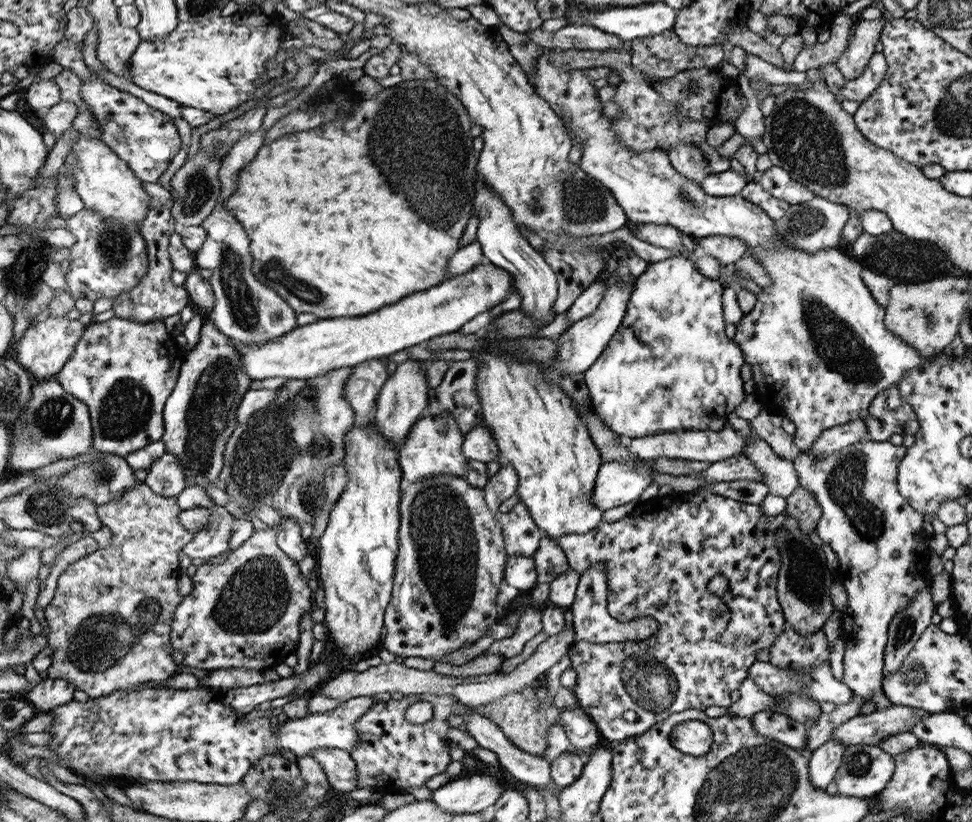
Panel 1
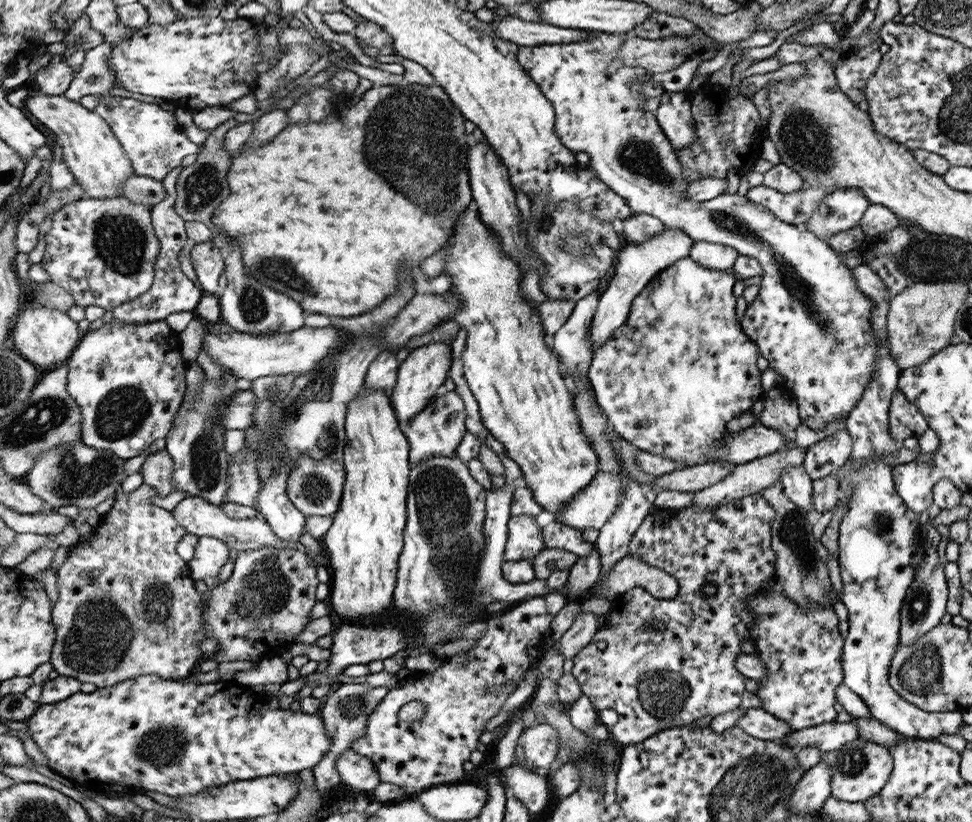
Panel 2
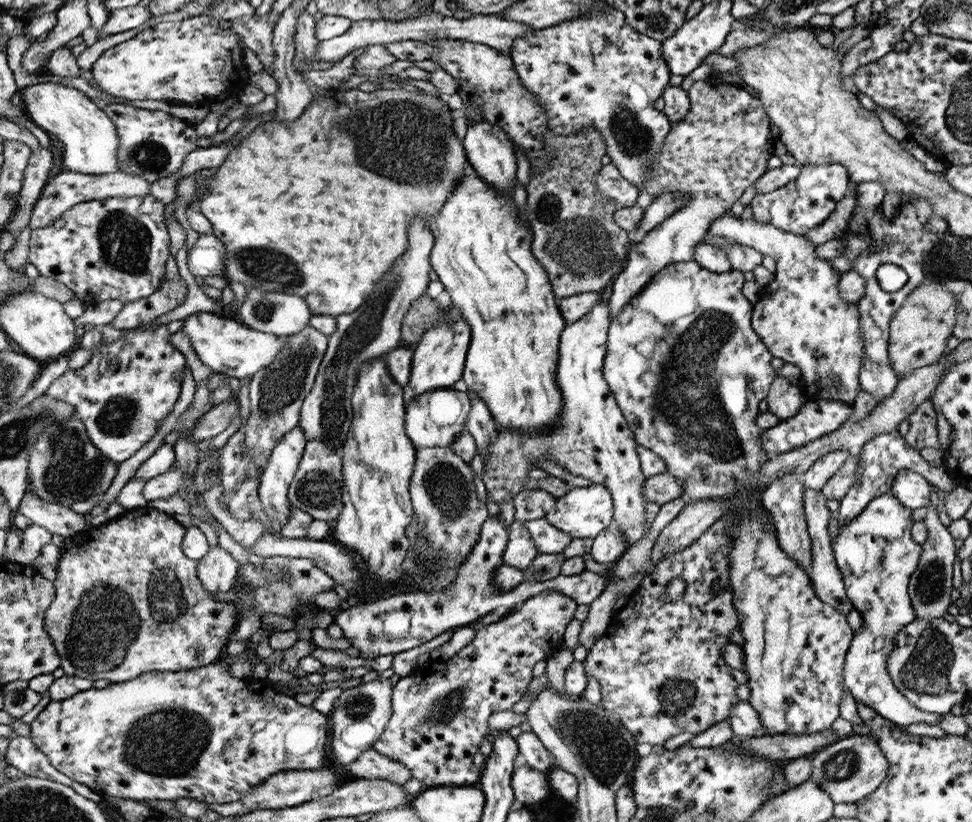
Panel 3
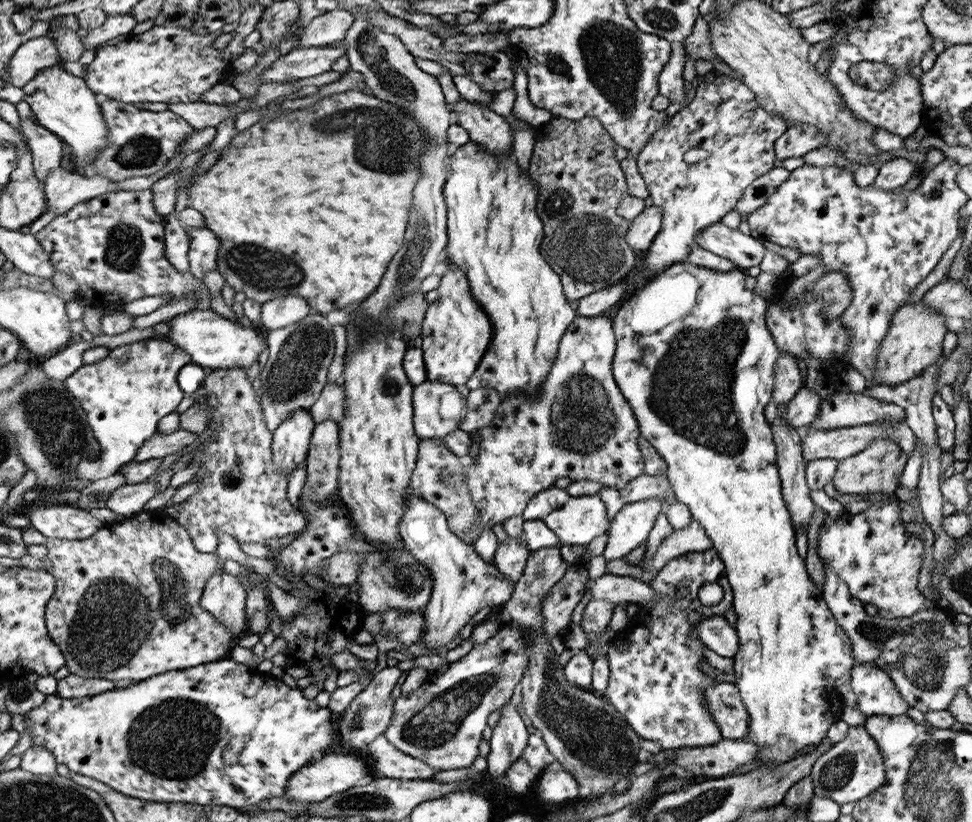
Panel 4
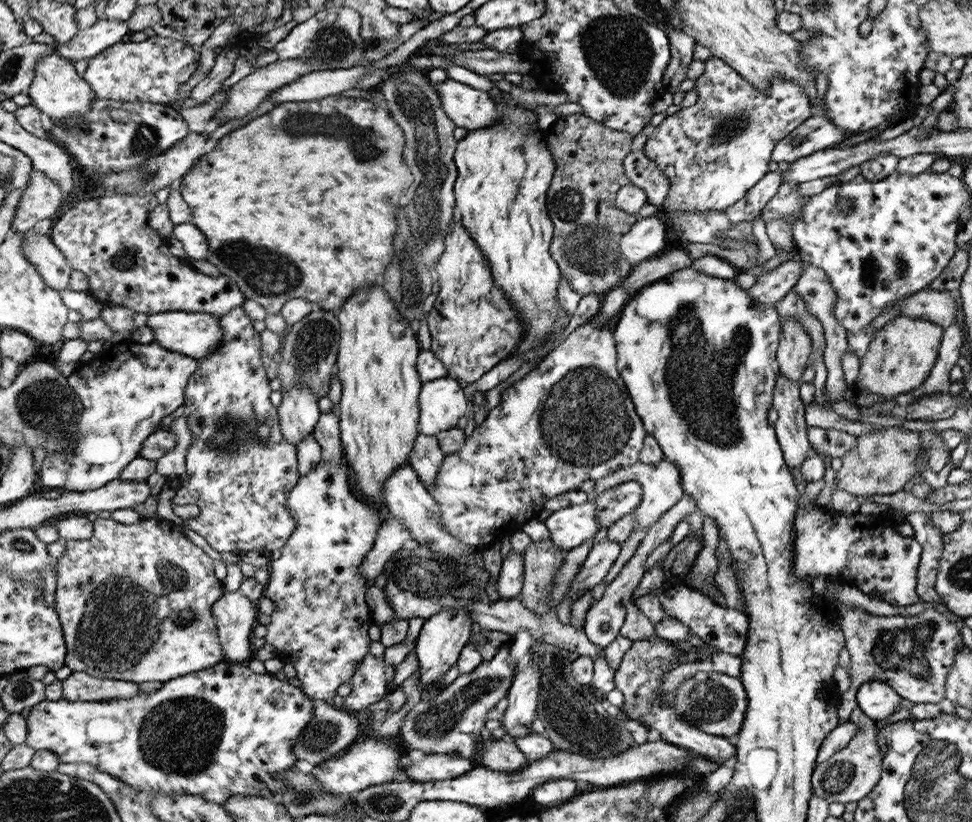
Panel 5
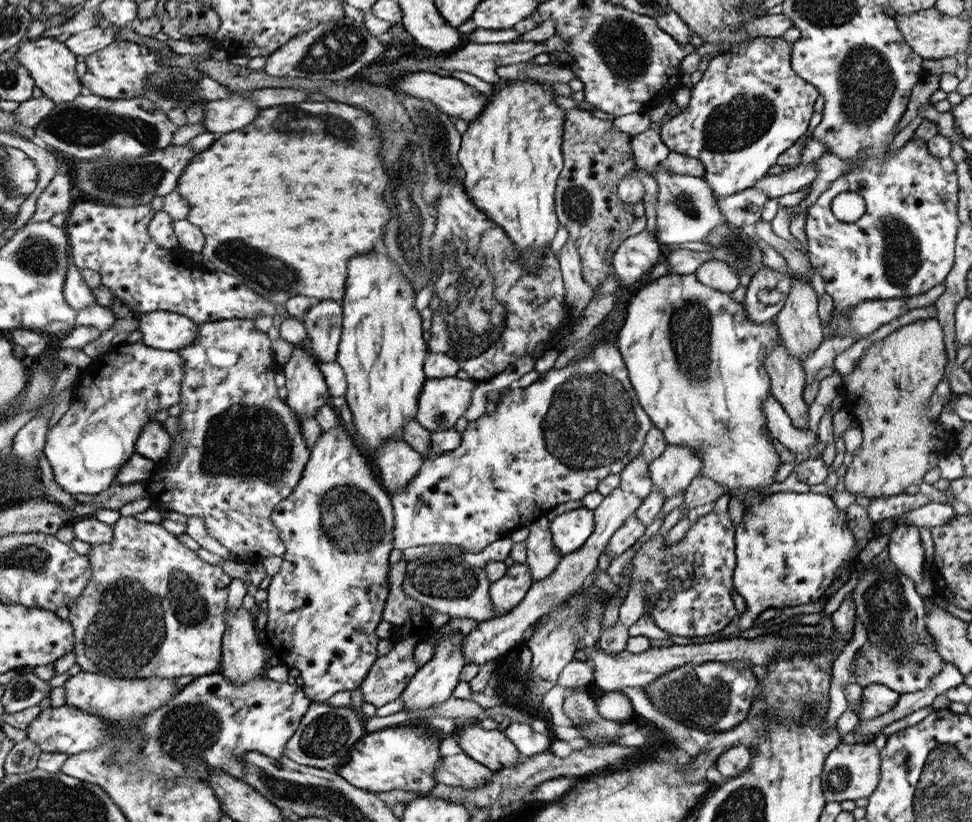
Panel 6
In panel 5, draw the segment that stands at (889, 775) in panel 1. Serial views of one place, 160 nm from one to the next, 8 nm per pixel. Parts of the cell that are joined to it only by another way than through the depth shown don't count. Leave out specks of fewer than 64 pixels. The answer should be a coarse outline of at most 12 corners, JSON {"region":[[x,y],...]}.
{"region":[[859,708],[857,731],[816,767],[813,794],[868,797],[884,773],[878,726]]}

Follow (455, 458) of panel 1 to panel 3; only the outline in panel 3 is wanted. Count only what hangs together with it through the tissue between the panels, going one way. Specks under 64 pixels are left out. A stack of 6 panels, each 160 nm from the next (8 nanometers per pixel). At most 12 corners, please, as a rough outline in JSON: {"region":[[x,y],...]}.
{"region":[[452,388],[408,403],[417,450],[450,447],[466,431],[471,400]]}

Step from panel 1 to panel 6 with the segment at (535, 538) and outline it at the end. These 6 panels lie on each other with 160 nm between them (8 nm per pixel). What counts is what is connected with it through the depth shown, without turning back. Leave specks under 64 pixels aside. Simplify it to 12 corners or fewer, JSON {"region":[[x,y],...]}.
{"region":[[514,563],[491,583],[497,616],[508,614],[527,595],[533,577]]}

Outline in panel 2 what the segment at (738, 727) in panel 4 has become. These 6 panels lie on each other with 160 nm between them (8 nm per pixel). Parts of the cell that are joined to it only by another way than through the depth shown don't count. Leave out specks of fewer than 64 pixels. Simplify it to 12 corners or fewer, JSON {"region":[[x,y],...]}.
{"region":[[760,707],[740,709],[736,725],[754,738],[780,742],[794,731]]}

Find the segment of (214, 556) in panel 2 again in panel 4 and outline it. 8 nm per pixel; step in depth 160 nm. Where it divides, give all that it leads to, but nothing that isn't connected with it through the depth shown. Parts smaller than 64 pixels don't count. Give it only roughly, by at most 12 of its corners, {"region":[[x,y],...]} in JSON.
{"region":[[219,569],[201,605],[234,637],[248,628],[246,593],[236,576]]}

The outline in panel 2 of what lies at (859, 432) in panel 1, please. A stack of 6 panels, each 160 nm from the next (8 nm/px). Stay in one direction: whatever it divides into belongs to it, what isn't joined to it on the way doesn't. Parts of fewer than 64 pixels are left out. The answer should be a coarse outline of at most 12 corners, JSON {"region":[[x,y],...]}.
{"region":[[840,429],[806,448],[812,481],[840,468],[852,437]]}

